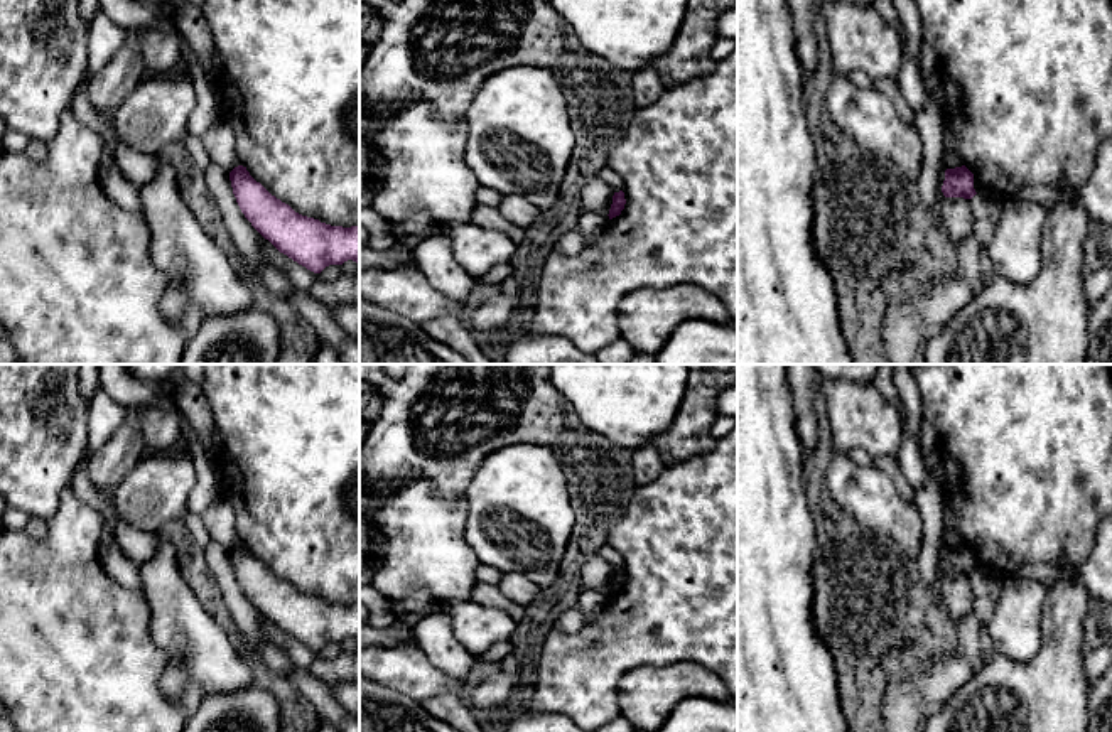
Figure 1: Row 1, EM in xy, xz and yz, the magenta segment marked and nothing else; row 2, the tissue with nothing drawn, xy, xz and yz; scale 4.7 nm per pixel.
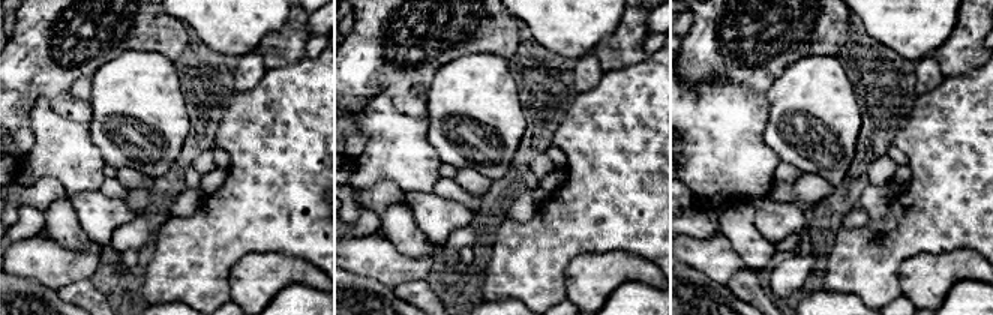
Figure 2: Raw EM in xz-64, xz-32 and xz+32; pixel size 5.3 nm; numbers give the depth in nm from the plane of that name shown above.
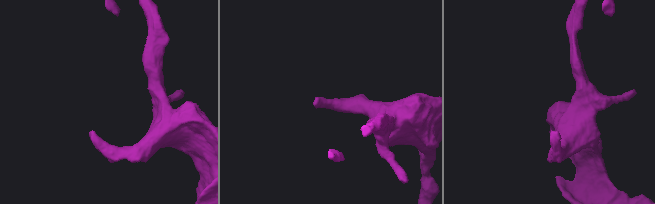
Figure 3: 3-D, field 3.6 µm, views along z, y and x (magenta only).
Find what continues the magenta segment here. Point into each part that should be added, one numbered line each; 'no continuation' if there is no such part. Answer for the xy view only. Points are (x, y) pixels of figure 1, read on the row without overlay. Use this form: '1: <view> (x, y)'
no continuation

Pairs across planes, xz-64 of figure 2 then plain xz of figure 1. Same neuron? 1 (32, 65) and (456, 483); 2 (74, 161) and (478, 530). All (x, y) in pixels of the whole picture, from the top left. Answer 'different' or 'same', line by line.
1: same
2: different

